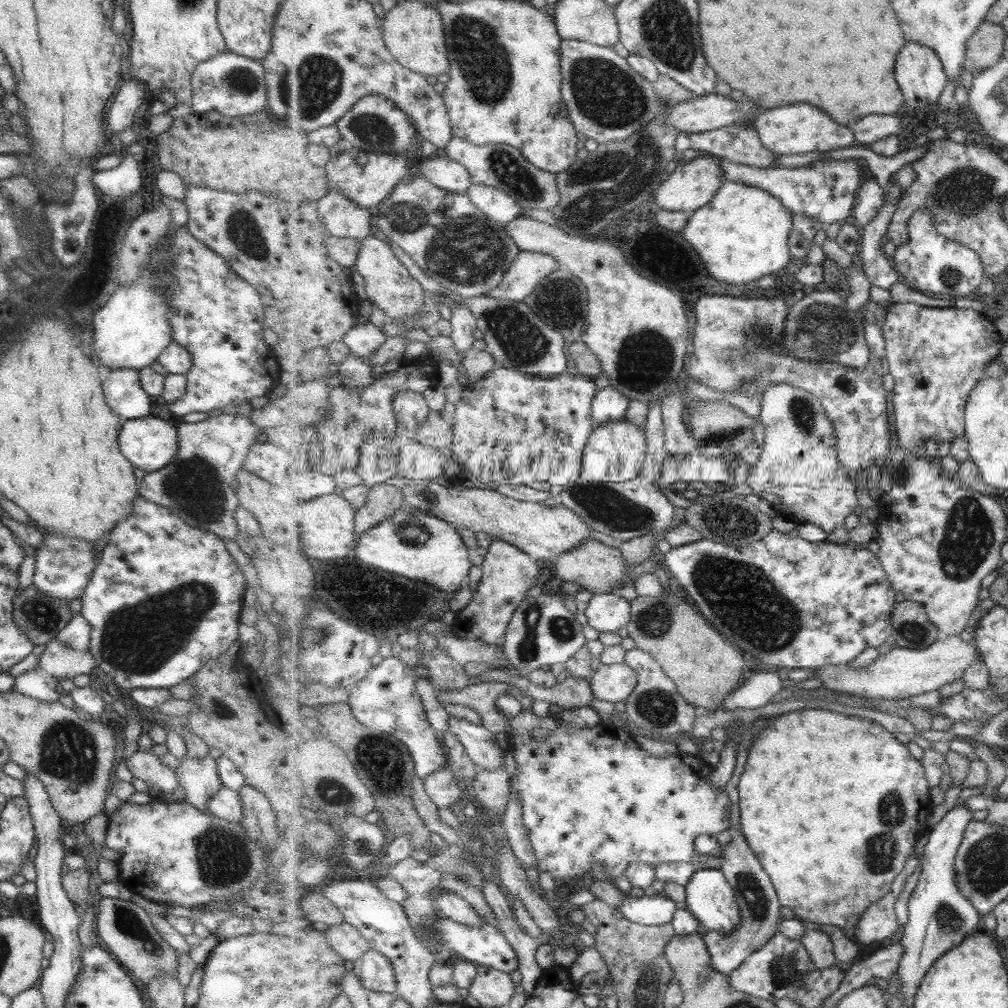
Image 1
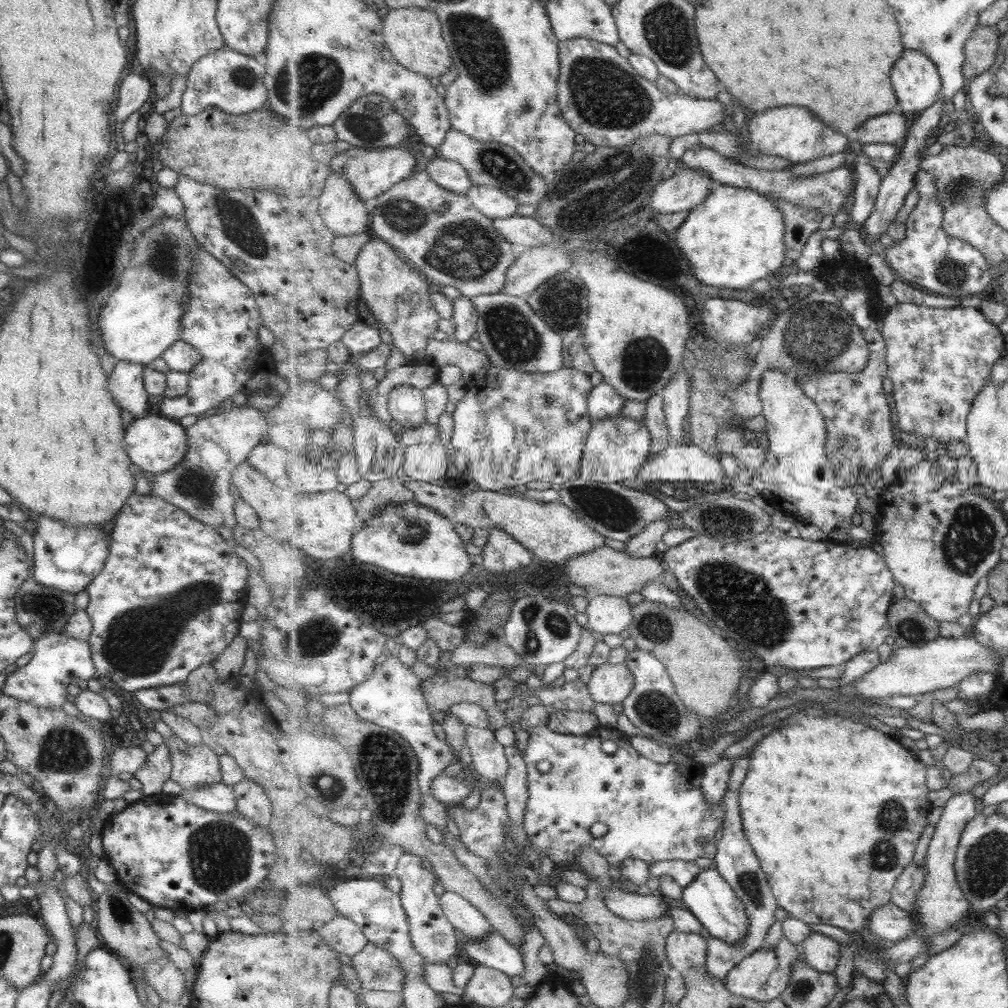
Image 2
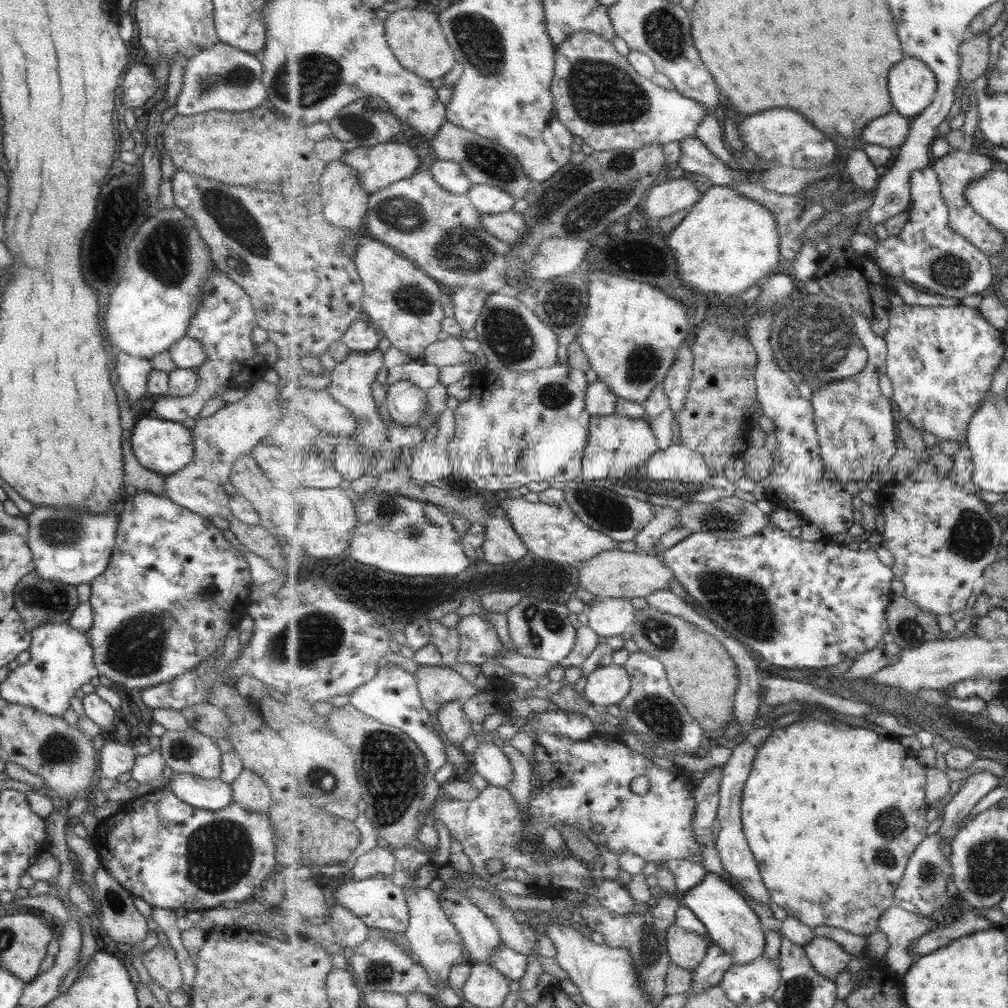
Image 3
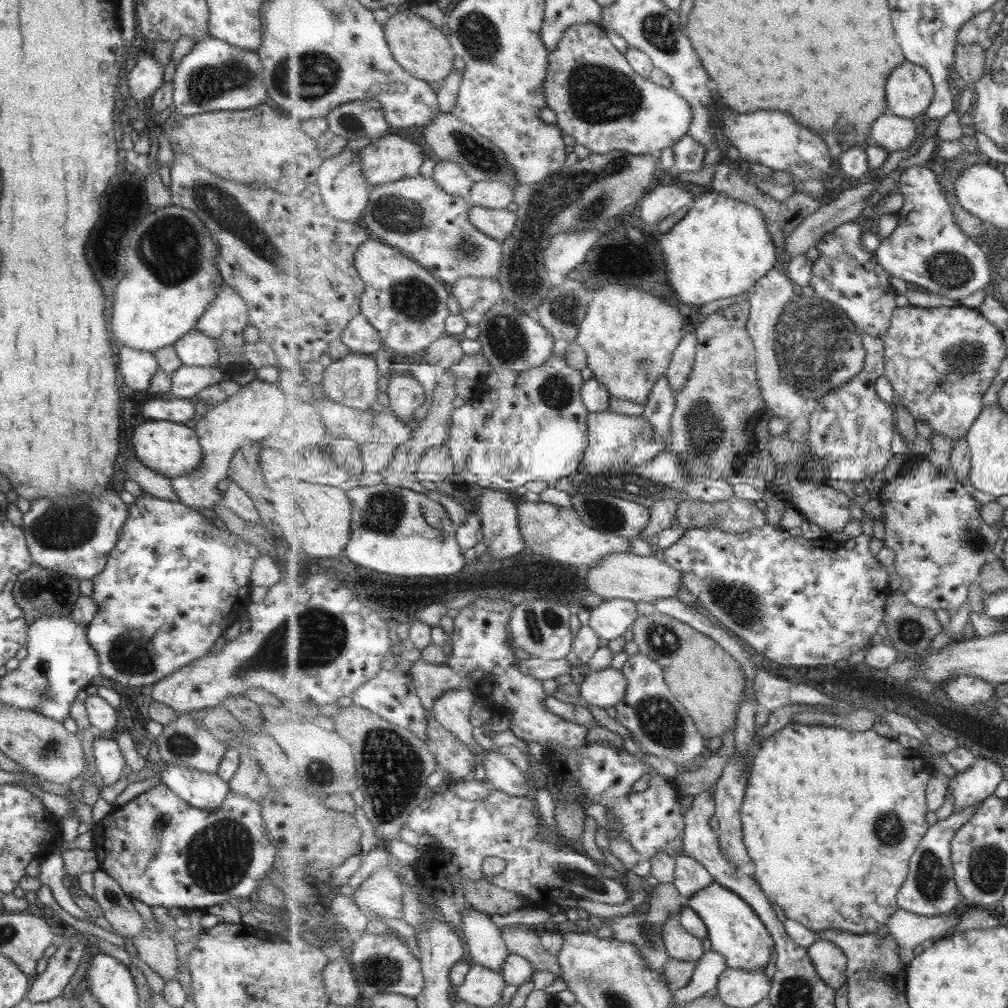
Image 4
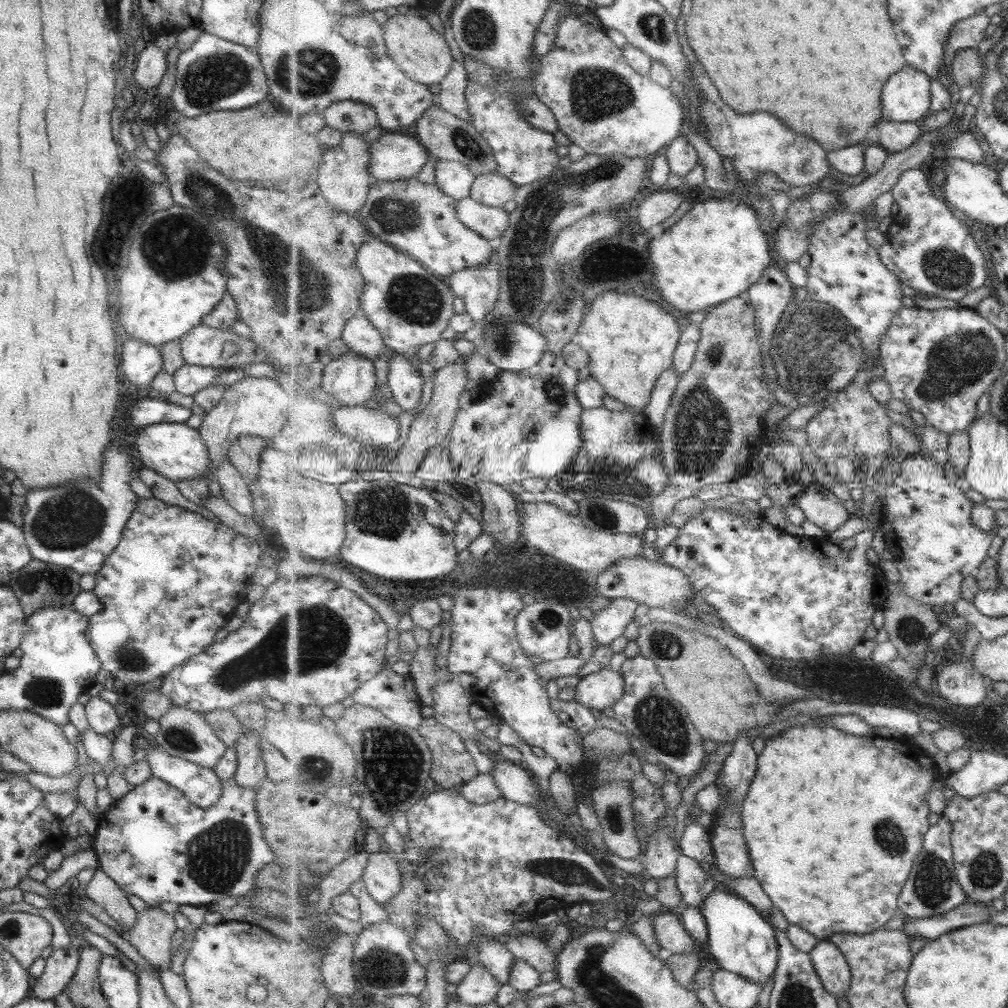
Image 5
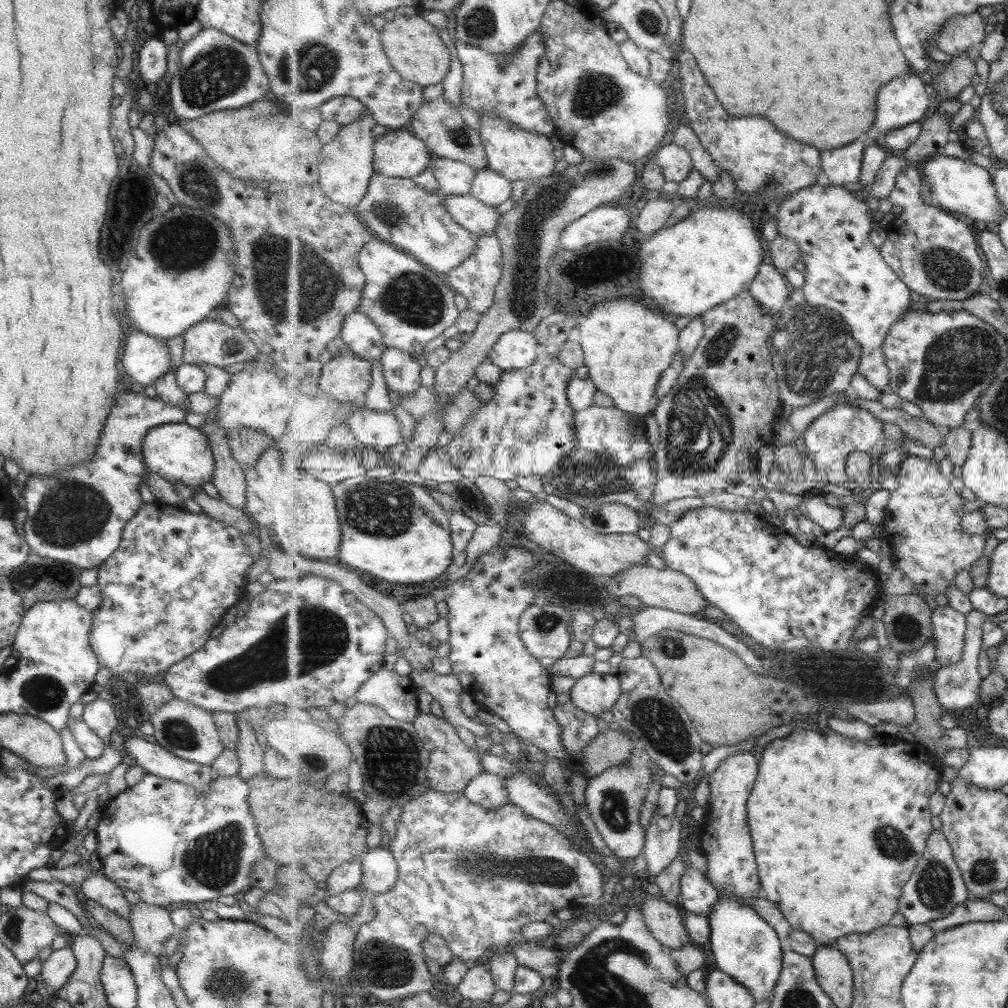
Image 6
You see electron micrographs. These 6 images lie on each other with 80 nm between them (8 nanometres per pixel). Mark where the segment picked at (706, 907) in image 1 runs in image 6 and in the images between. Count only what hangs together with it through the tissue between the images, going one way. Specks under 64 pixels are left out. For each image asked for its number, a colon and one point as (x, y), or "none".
2: (711, 898)
3: (732, 923)
4: (735, 930)
5: (743, 941)
6: (743, 944)

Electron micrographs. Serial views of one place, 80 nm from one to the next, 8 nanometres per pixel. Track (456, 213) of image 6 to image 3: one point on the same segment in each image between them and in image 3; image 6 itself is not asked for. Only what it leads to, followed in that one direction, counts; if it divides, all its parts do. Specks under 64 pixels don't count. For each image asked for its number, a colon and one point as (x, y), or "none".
3: (511, 227)
4: (500, 224)
5: (492, 222)

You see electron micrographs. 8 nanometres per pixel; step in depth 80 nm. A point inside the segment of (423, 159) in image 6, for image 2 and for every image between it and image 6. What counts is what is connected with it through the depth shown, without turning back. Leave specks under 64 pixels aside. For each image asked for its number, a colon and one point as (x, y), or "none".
2: (371, 172)
3: (378, 166)
4: (390, 158)
5: (394, 156)

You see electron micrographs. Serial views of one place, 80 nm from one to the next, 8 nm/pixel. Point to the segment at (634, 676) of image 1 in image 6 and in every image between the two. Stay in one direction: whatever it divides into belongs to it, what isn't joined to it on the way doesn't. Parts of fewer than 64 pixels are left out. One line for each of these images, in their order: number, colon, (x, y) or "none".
2: (609, 683)
3: (607, 686)
4: (604, 688)
5: (600, 690)
6: (595, 693)

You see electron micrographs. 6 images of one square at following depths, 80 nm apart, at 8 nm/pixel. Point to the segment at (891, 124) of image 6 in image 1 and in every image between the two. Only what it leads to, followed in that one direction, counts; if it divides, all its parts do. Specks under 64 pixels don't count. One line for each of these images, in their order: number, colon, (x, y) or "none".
1: (920, 72)
2: (917, 80)
3: (913, 87)
4: (910, 92)
5: (907, 97)

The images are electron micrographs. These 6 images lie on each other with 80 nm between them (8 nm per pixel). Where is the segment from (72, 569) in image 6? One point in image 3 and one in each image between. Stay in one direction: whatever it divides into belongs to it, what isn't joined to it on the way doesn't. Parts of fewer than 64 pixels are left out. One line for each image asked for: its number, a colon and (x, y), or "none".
3: (38, 601)
4: (38, 592)
5: (36, 585)

